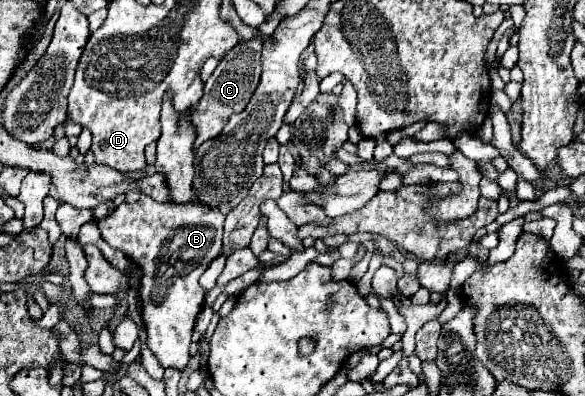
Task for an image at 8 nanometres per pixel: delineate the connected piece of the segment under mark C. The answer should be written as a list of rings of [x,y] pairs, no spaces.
[[[250,40],[250,42],[238,42],[218,64],[218,68],[214,70],[214,74],[208,78],[208,82],[204,84],[204,96],[202,100],[194,106],[192,110],[192,124],[196,128],[196,142],[194,148],[198,148],[202,142],[218,136],[222,132],[222,128],[226,126],[226,120],[236,114],[242,112],[246,108],[246,104],[250,102],[250,96],[254,94],[254,88],[260,80],[260,50],[262,50],[262,40]]]

